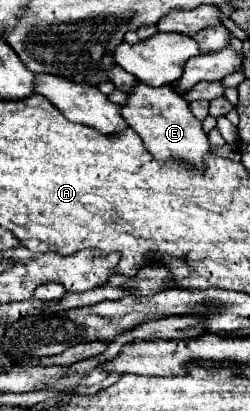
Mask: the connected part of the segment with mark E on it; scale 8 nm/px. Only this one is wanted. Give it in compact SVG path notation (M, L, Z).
M137 81L133 91L127 95L127 101L121 105L121 115L127 125L143 139L145 149L159 161L181 159L197 167L203 165L203 155L209 153L207 135L201 129L201 121L193 117L187 101L181 99L181 95L177 95L171 87L151 87Z

